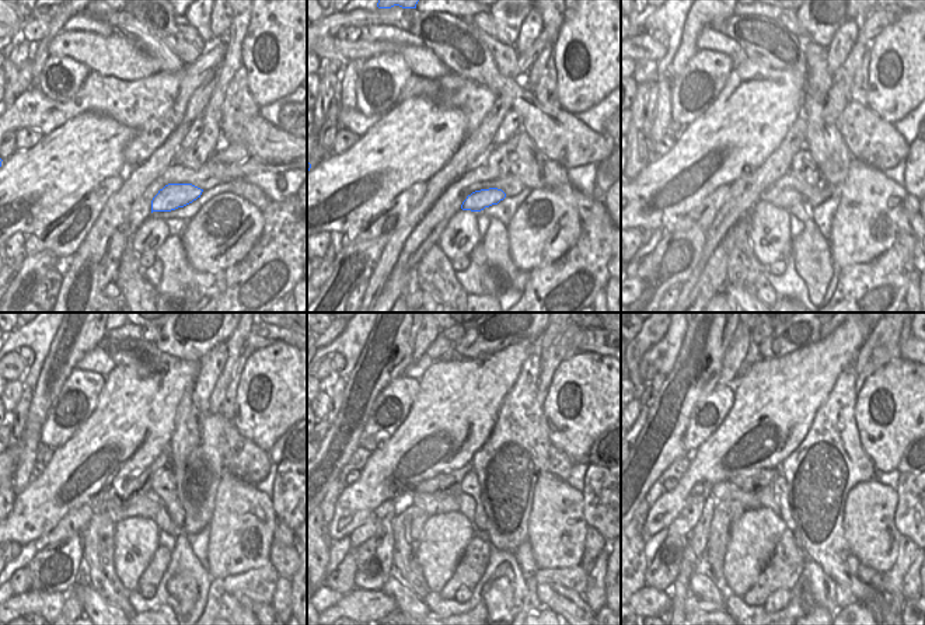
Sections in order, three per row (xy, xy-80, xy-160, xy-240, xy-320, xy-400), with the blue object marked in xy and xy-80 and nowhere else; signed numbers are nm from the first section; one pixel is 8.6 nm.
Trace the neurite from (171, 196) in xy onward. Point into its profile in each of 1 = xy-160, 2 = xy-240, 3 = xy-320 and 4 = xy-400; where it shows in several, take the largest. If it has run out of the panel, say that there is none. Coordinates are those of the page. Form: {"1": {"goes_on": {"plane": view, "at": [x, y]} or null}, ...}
{"1": {"goes_on": {"plane": "xy-160", "at": [782, 198]}}, "2": {"goes_on": {"plane": "xy-240", "at": [146, 506]}}, "3": {"goes_on": {"plane": "xy-320", "at": [432, 505]}}, "4": {"goes_on": {"plane": "xy-400", "at": [725, 491]}}}

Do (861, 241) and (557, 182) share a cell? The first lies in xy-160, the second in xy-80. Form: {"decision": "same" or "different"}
{"decision": "same"}

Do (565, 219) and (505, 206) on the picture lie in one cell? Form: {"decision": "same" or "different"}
{"decision": "different"}

